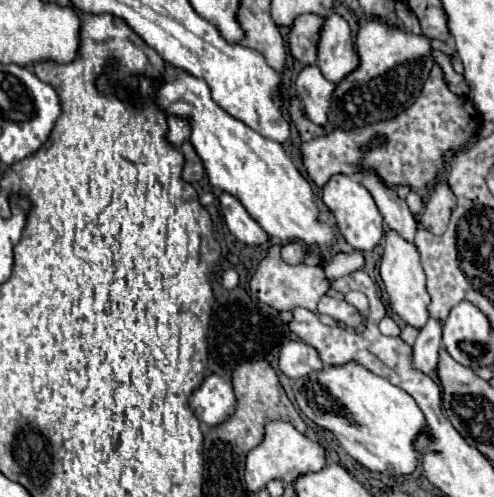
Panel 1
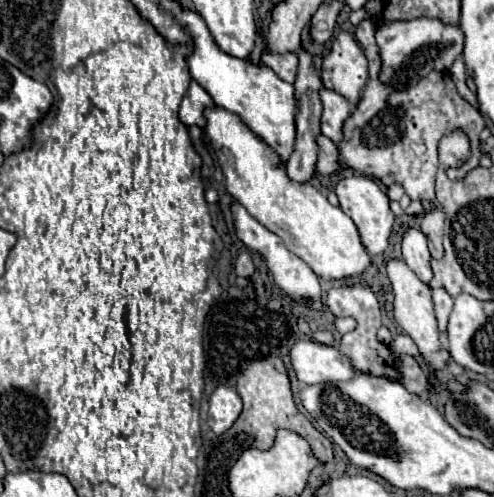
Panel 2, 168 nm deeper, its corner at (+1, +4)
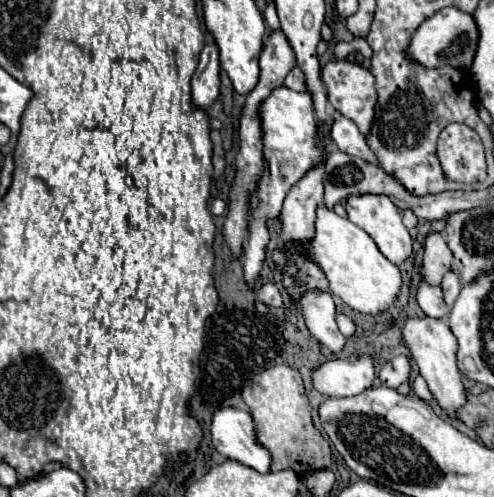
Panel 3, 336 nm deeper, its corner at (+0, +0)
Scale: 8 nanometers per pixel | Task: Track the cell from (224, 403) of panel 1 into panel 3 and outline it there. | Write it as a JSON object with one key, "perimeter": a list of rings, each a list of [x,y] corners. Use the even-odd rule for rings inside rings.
{"perimeter":[[[220,408],[212,418],[212,442],[216,450],[260,474],[268,474],[272,456],[256,438],[254,420],[238,408]]]}

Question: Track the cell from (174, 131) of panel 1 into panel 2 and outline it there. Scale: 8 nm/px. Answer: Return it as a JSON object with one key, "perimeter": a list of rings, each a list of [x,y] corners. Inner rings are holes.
{"perimeter":[[[191,82],[187,94],[183,96],[183,102],[181,102],[181,108],[179,108],[179,120],[185,124],[185,126],[203,126],[205,124],[205,118],[203,118],[203,110],[207,106],[213,106],[213,100],[211,96],[197,84],[197,82]]]}

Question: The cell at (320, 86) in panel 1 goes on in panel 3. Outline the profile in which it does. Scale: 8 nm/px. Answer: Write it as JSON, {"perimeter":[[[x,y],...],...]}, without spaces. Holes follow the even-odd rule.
{"perimeter":[[[334,112],[334,124],[332,124],[332,140],[338,146],[340,152],[346,152],[350,156],[358,156],[370,164],[378,164],[376,154],[370,150],[370,146],[366,144],[366,138],[362,136],[362,132],[358,130],[358,126],[348,120],[346,116]]]}

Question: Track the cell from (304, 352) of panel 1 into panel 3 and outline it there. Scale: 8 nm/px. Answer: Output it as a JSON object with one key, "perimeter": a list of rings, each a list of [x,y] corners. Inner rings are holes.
{"perimeter":[[[370,356],[356,360],[328,360],[312,374],[312,384],[318,392],[334,398],[358,396],[374,382],[374,362]]]}

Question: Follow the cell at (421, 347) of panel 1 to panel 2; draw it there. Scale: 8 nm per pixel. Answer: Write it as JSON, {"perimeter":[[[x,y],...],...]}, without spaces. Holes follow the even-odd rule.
{"perimeter":[[[433,290],[433,304],[435,304],[435,318],[439,326],[439,334],[443,336],[447,332],[447,320],[453,308],[453,298],[445,290]]]}

